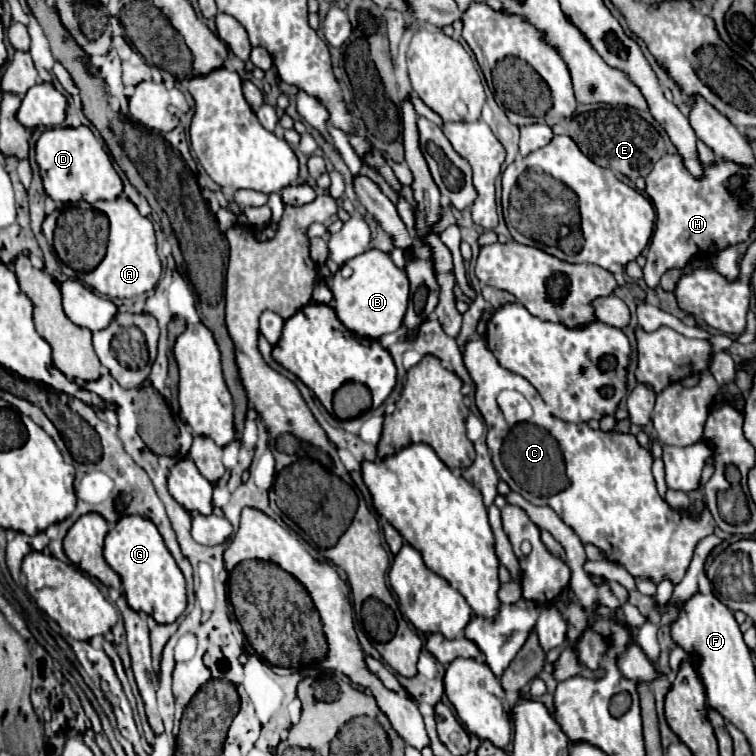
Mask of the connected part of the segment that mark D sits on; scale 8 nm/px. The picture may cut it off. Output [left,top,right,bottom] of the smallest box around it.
[36,128,122,204]

